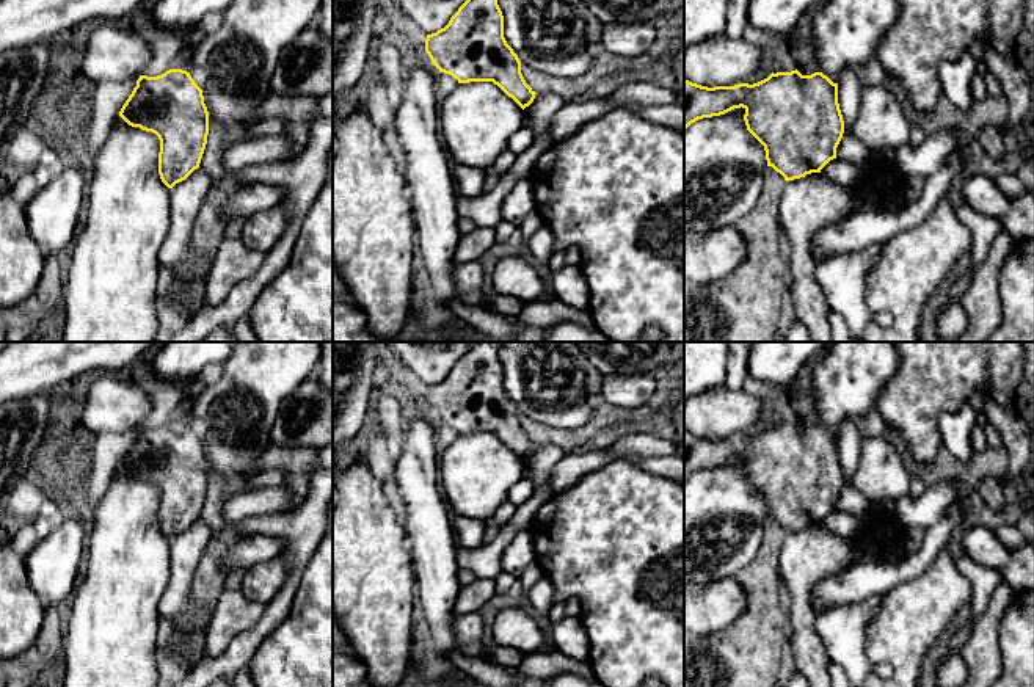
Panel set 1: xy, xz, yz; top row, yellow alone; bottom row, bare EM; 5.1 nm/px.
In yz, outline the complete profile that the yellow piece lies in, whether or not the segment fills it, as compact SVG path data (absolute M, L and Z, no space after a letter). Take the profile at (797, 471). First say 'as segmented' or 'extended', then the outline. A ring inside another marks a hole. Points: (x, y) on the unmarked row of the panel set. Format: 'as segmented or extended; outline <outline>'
as segmented; outline M791 423L770 425L767 430L748 436L701 438L684 430L684 482L695 472L725 466L744 460L747 482L764 497L767 518L780 524L785 532L805 529L836 510L836 499L844 485L844 472L838 455L838 434L822 423L802 427Z

